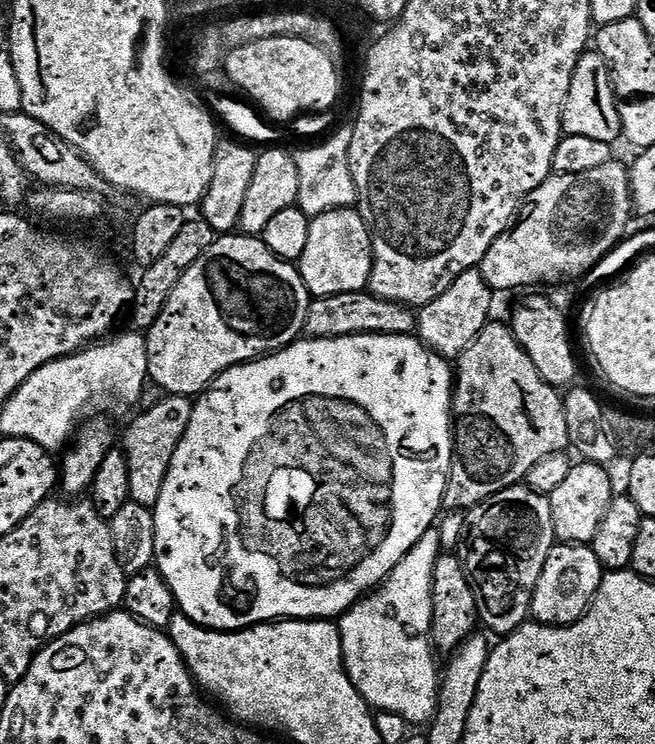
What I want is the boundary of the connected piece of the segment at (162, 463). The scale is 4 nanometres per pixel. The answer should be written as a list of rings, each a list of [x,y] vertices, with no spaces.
[[[165,395],[164,400],[152,404],[124,432],[122,451],[127,456],[129,466],[129,490],[133,501],[147,501],[147,496],[155,498],[160,495],[162,482],[170,470],[174,450],[190,426],[193,401],[187,396]]]

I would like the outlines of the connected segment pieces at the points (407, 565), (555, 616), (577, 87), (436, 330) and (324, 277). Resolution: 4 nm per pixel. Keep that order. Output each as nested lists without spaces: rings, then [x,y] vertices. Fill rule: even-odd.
[[[434,526],[394,566],[388,579],[339,617],[344,668],[373,709],[401,715],[409,725],[427,725],[438,703],[438,668],[432,653],[432,575],[440,559],[440,530]]]
[[[557,542],[550,550],[550,558],[546,558],[546,566],[542,566],[542,574],[532,599],[531,619],[535,623],[549,626],[578,622],[588,612],[588,607],[598,594],[605,571],[591,546]]]
[[[589,50],[581,56],[574,70],[574,78],[570,82],[570,94],[566,94],[564,107],[563,135],[578,138],[594,138],[595,141],[615,145],[622,136],[620,121],[620,104],[618,93],[614,87],[612,71],[599,51]]]
[[[478,270],[463,272],[434,302],[423,305],[418,312],[418,336],[426,347],[445,358],[459,358],[490,323],[494,289]]]
[[[355,207],[335,208],[321,216],[311,217],[310,238],[306,242],[306,250],[298,261],[300,276],[313,297],[330,294],[346,294],[362,292],[368,288],[368,280],[372,276],[372,229],[369,221],[356,213]]]

